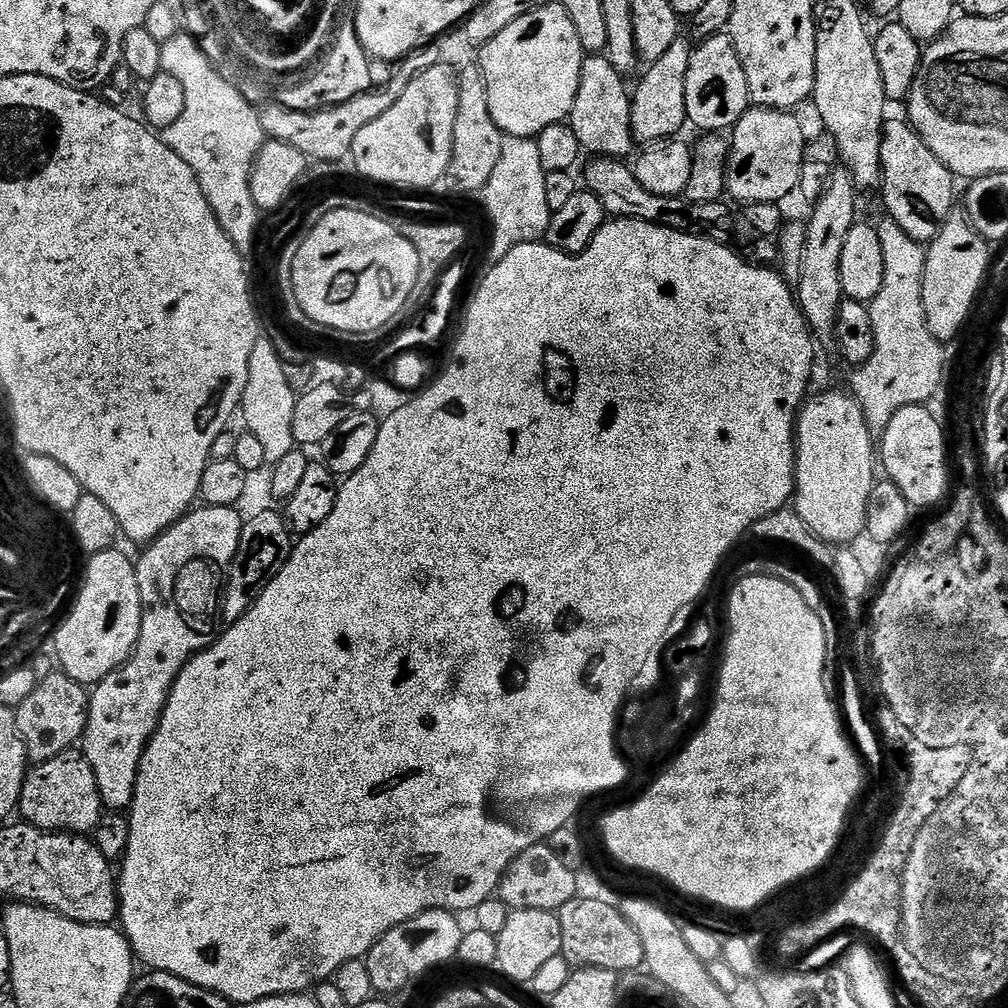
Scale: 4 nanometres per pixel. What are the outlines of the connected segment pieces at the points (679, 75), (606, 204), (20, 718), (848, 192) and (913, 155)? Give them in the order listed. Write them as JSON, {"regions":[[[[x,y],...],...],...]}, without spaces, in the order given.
{"regions":[[[[677,38],[674,46],[662,54],[662,58],[651,61],[644,81],[631,93],[632,134],[641,145],[656,144],[659,140],[671,140],[680,127],[685,127],[686,114],[686,70],[690,70],[690,58],[694,51],[693,41]]],[[[595,157],[590,160],[584,172],[585,187],[595,193],[603,202],[603,208],[607,215],[617,216],[619,219],[635,219],[651,224],[657,224],[670,230],[679,232],[692,232],[693,205],[678,196],[663,196],[662,194],[650,194],[648,190],[636,178],[635,171],[623,161],[613,157]]],[[[55,670],[48,678],[36,682],[28,697],[16,705],[16,729],[24,740],[24,749],[33,765],[46,762],[81,743],[88,721],[89,695],[85,685]]],[[[840,166],[831,173],[820,200],[815,201],[812,217],[806,220],[805,253],[802,254],[802,278],[794,295],[804,314],[804,320],[812,329],[813,337],[821,345],[836,344],[838,310],[846,297],[842,290],[842,246],[846,246],[846,234],[858,222],[856,195],[858,189],[848,169]]],[[[892,118],[885,123],[880,170],[887,219],[902,226],[902,230],[921,246],[927,245],[953,215],[952,172],[945,164],[938,162],[934,150],[930,150],[930,146],[922,142],[920,135],[904,118]]]]}

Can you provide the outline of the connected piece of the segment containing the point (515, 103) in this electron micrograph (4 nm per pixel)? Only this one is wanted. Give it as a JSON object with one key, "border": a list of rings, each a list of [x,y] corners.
{"border":[[[549,2],[546,6],[522,14],[522,18],[510,22],[510,26],[506,26],[506,30],[502,30],[502,34],[498,34],[498,38],[490,38],[490,42],[483,44],[478,52],[478,63],[484,75],[486,90],[490,98],[490,114],[494,114],[494,122],[500,127],[501,132],[506,136],[531,136],[535,138],[542,130],[546,130],[546,126],[565,123],[572,115],[574,98],[578,98],[578,82],[582,74],[585,55],[582,42],[578,42],[578,30],[574,30],[574,22],[570,22],[570,14],[566,14],[566,10],[559,2]]]}

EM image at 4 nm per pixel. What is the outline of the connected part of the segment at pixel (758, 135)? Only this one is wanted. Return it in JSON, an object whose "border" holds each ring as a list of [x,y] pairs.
{"border":[[[749,107],[730,132],[727,195],[741,200],[744,206],[780,204],[799,189],[804,163],[804,128],[796,114],[779,108]]]}

